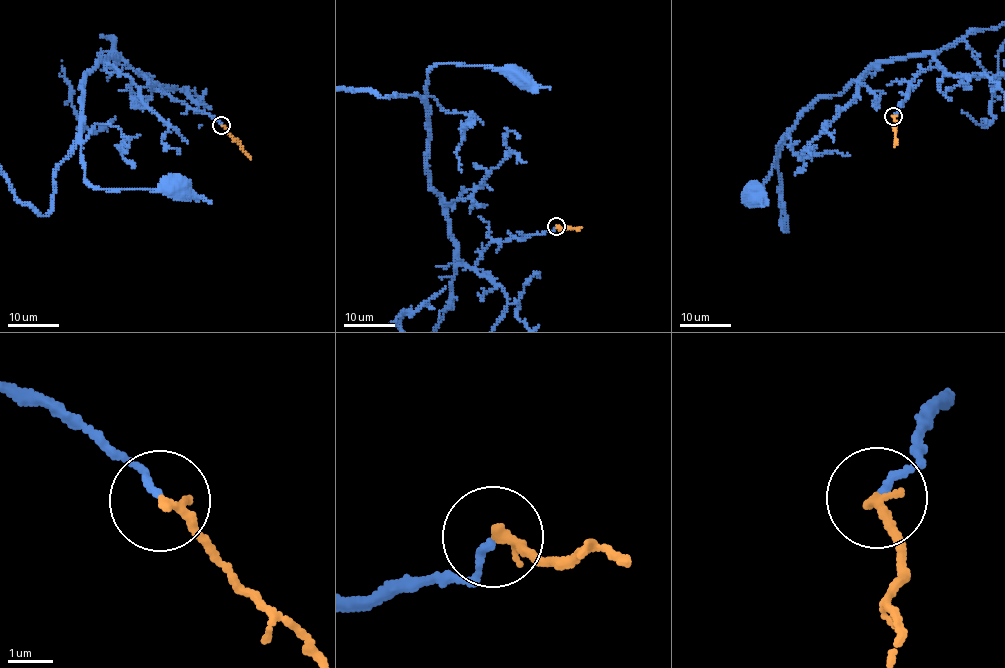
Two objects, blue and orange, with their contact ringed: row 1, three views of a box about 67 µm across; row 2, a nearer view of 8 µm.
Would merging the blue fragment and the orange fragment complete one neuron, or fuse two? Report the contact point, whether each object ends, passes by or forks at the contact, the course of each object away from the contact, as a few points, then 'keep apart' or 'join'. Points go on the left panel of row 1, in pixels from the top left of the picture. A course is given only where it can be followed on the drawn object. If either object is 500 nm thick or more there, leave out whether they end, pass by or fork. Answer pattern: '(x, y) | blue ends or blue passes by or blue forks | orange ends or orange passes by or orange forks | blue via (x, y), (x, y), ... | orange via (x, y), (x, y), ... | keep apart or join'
(221, 125) | blue ends | orange ends | blue via (221, 125), (175, 101), (116, 56), (86, 73), (79, 139), (84, 178), (107, 190), (179, 185) | orange via (221, 125), (251, 157) | join

